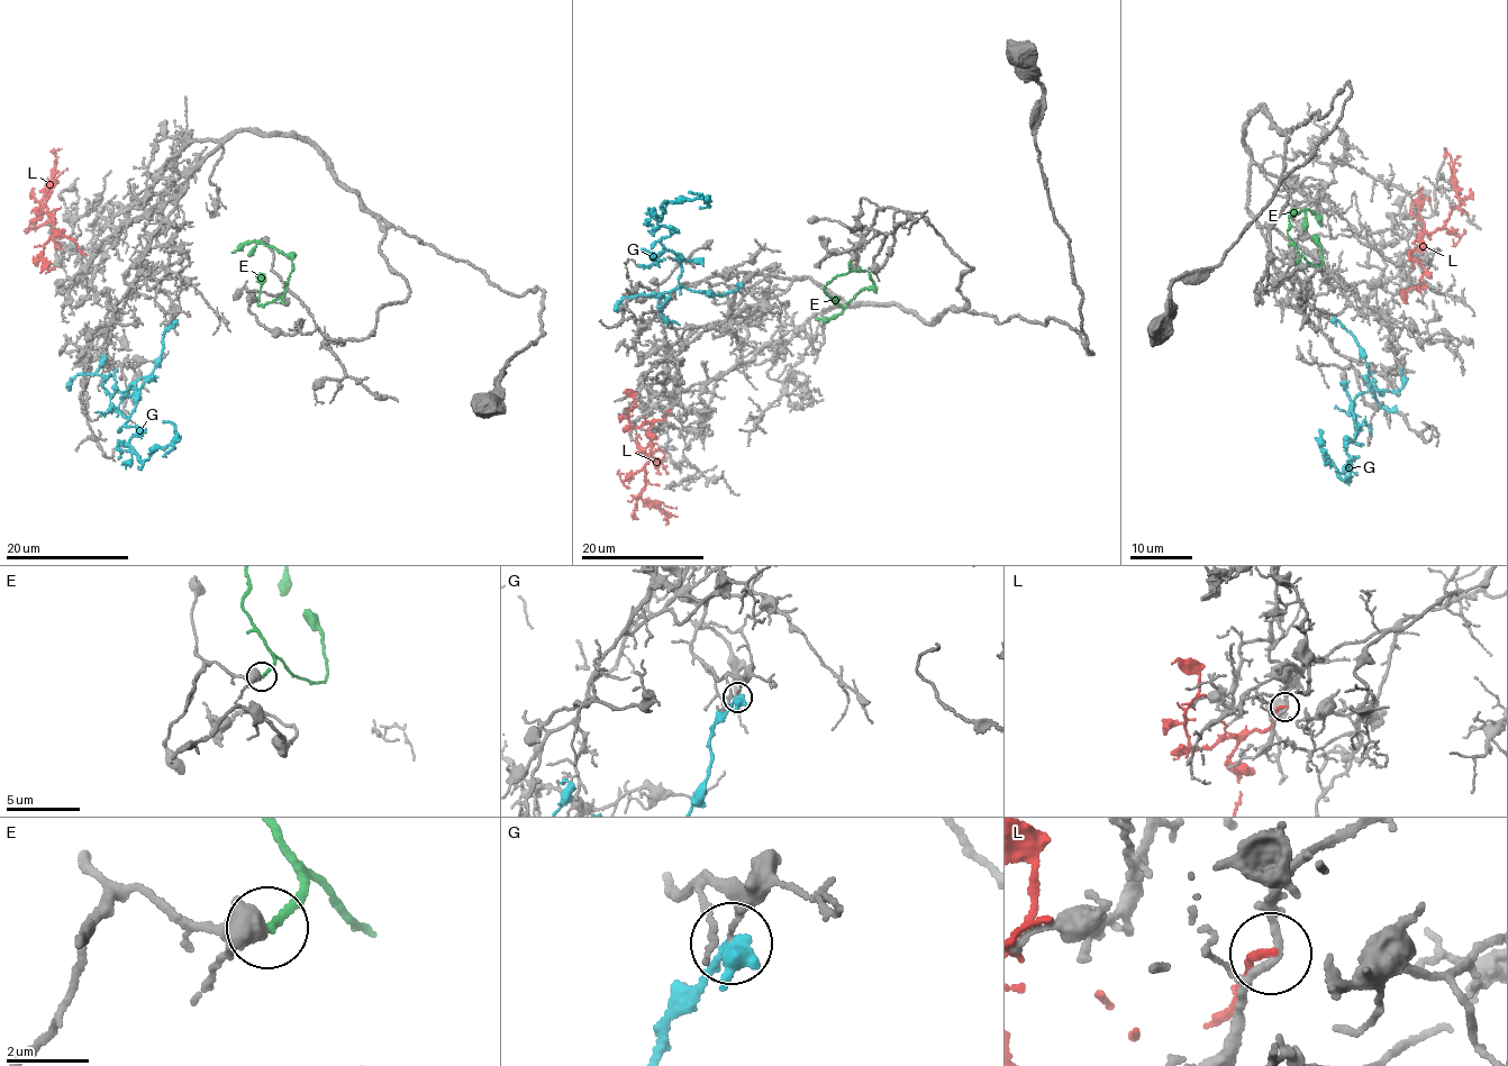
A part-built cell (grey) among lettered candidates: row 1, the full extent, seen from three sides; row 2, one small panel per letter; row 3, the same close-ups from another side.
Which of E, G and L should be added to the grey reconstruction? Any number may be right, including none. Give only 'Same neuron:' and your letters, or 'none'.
Same neuron: E

